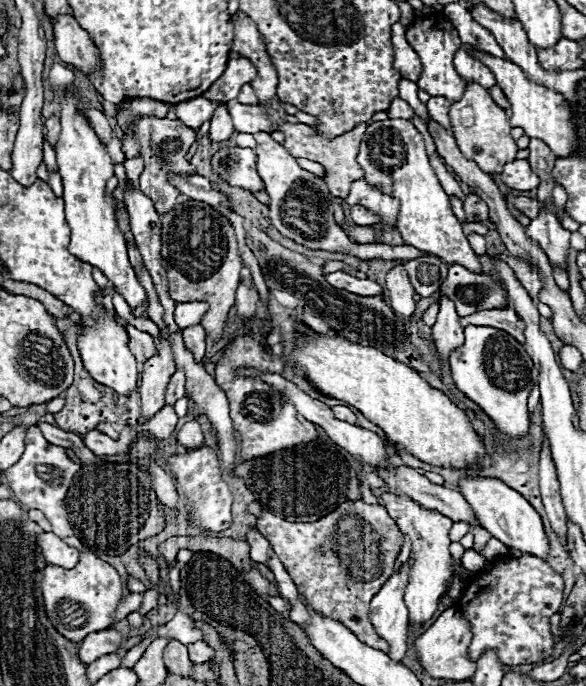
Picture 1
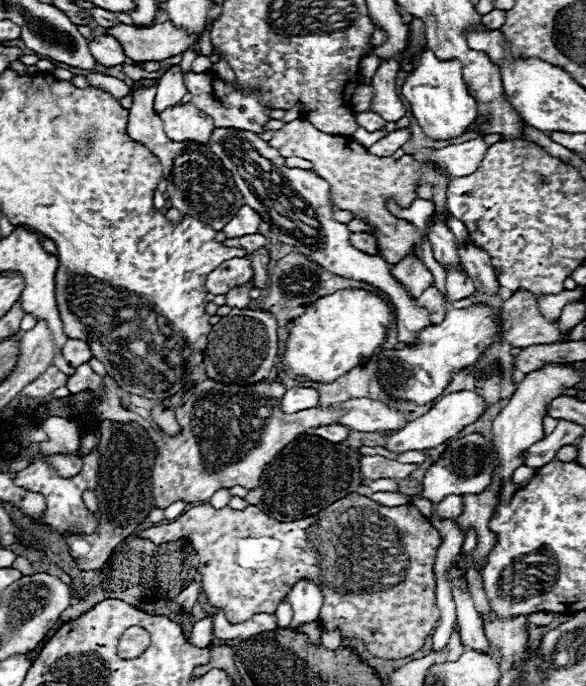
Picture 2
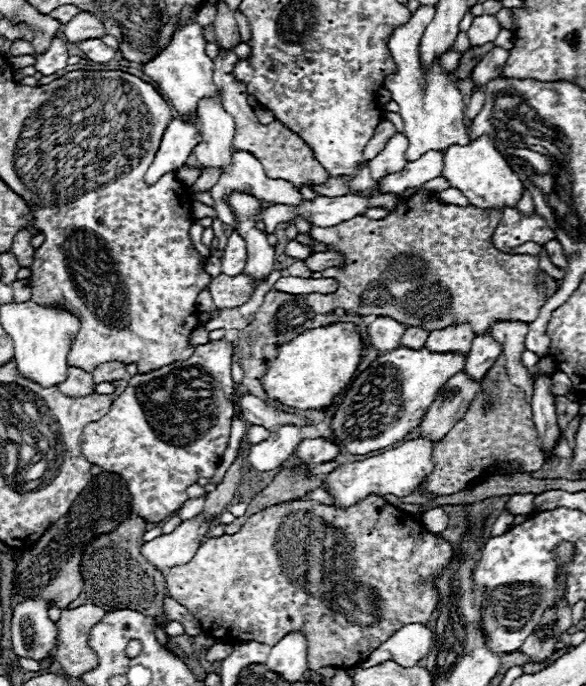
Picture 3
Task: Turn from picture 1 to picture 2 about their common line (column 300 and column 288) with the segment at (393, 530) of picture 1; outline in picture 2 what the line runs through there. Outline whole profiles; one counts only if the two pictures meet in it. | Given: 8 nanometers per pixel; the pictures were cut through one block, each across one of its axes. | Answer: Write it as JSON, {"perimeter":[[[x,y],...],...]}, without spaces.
{"perimeter":[[[348,494],[320,510],[316,516],[294,522],[268,518],[256,506],[248,506],[246,510],[216,510],[210,504],[200,504],[178,516],[174,522],[152,526],[138,536],[148,538],[154,544],[186,538],[198,556],[198,572],[202,574],[202,590],[206,592],[208,602],[222,608],[232,624],[240,624],[262,612],[274,614],[298,580],[312,580],[322,588],[324,610],[318,616],[322,628],[340,630],[342,638],[348,640],[362,640],[368,652],[382,660],[402,660],[418,652],[440,618],[436,606],[434,562],[442,538],[414,504],[388,508],[362,494]]]}

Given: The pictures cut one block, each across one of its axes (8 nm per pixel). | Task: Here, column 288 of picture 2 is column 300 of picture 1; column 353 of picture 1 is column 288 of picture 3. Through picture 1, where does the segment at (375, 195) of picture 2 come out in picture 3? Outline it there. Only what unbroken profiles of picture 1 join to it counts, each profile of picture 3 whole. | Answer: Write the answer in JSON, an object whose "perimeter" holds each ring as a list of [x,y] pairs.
{"perimeter":[[[220,48],[218,56],[212,60],[214,62],[214,84],[218,88],[222,88],[222,100],[224,100],[224,108],[228,114],[232,114],[234,122],[236,122],[236,136],[234,136],[234,148],[236,150],[246,150],[250,154],[254,154],[260,164],[264,166],[264,172],[268,178],[280,178],[290,182],[294,188],[302,188],[306,184],[324,184],[330,174],[322,168],[320,162],[316,162],[316,158],[312,156],[310,148],[304,144],[304,140],[300,140],[300,136],[296,136],[294,132],[290,132],[288,128],[284,128],[280,122],[275,120],[270,124],[260,124],[254,116],[254,110],[250,108],[247,100],[246,86],[242,82],[238,82],[232,74],[232,68],[236,64],[238,56],[232,50],[224,50]]]}

